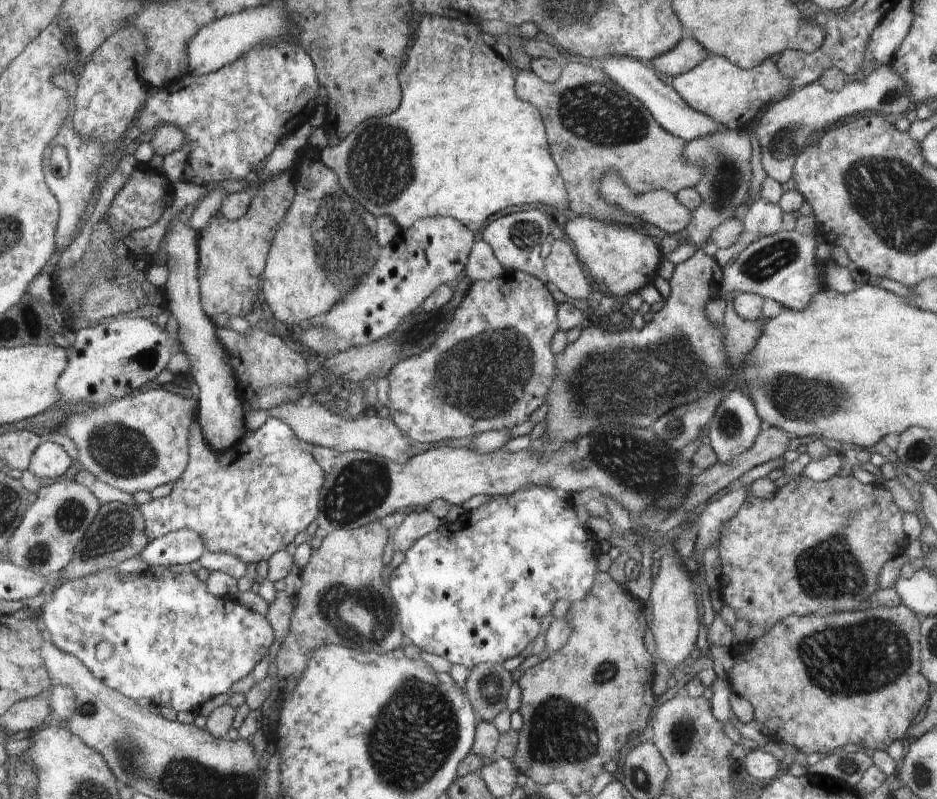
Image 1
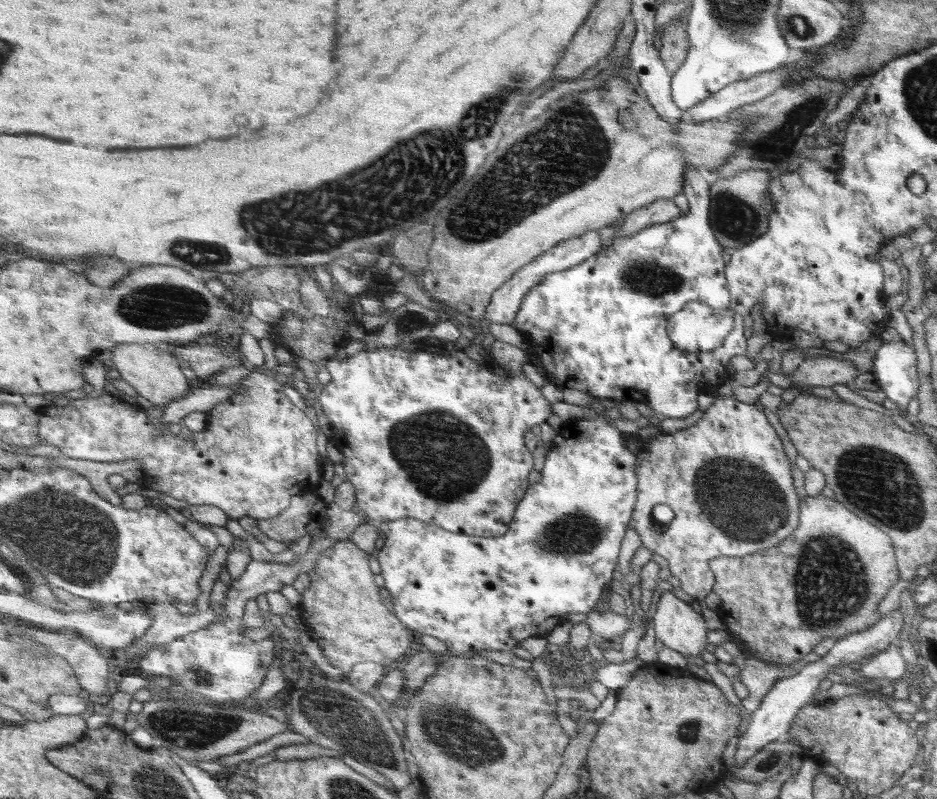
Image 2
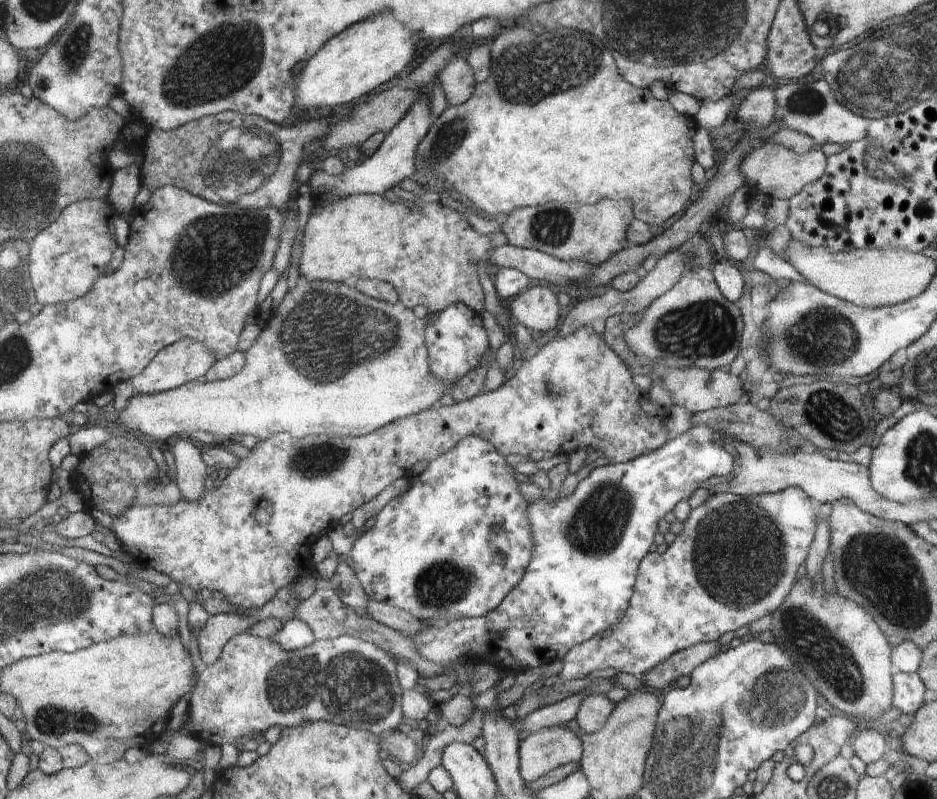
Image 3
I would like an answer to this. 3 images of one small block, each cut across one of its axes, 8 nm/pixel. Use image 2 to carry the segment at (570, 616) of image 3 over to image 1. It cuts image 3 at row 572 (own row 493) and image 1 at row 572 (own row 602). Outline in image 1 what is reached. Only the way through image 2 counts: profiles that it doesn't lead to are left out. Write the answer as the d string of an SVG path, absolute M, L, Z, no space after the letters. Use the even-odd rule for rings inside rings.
M536 486L520 489L507 497L493 497L492 502L486 503L478 510L472 510L472 512L464 511L455 522L445 522L445 524L439 526L438 530L419 538L406 551L404 562L391 573L388 586L397 608L401 629L405 634L405 642L415 644L422 651L425 650L426 652L442 656L442 658L446 658L448 662L451 662L452 665L459 664L469 669L482 663L504 663L508 658L518 656L526 648L526 644L536 638L536 634L540 632L542 616L546 612L550 612L552 606L558 600L567 600L569 602L580 600L593 588L592 582L595 581L596 558L602 554L599 548L600 541L596 540L596 536L592 536L592 532L586 532L578 524L578 518L576 518L572 508L564 500L556 498L552 489L546 487Z

